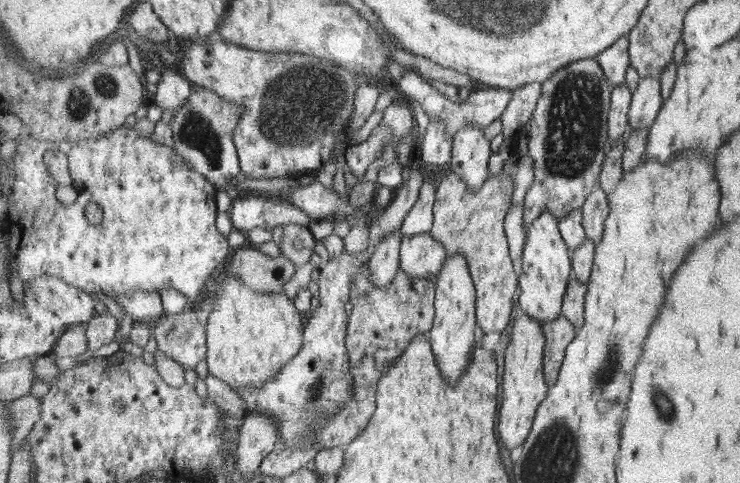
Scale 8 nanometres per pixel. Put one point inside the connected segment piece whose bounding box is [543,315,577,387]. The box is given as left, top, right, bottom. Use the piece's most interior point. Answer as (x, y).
(560, 333)

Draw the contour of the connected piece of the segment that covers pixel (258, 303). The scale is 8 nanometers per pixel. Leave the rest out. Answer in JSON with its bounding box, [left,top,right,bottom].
[208,276,305,389]

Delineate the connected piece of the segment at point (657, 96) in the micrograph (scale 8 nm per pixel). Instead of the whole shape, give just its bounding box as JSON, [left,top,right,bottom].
[629,76,665,124]

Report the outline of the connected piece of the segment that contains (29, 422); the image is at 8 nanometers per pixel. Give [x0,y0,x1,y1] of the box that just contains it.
[10,394,43,454]

